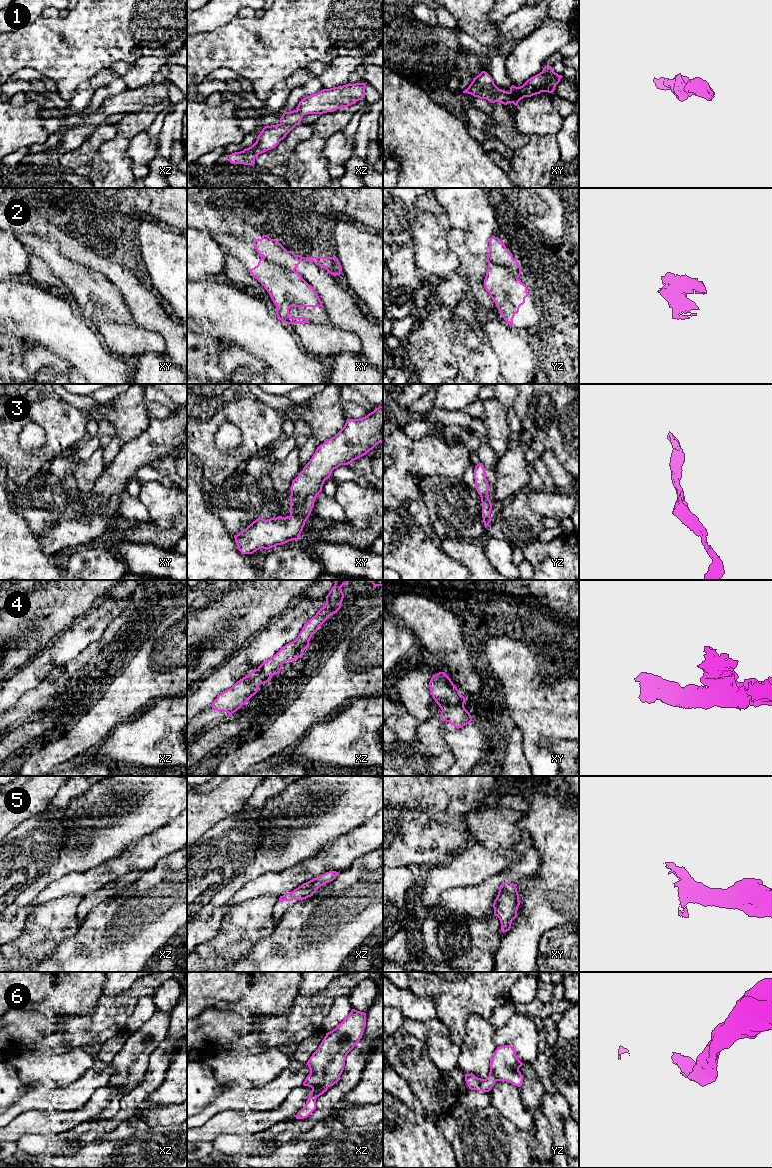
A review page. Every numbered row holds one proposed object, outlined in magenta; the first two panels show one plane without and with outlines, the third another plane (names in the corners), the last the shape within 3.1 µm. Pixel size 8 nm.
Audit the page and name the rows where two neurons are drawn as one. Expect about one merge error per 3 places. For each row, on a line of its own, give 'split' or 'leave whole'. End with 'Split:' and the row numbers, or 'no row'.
1: leave whole
2: split
3: leave whole
4: leave whole
5: leave whole
6: leave whole
Split: 2

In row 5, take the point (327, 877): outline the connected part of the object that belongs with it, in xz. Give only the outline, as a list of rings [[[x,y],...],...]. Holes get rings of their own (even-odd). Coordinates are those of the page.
[[[329,871],[312,880],[303,883],[301,886],[293,890],[292,892],[286,893],[280,896],[279,901],[291,901],[291,900],[303,900],[313,896],[316,890],[326,883],[333,881],[339,872]]]

